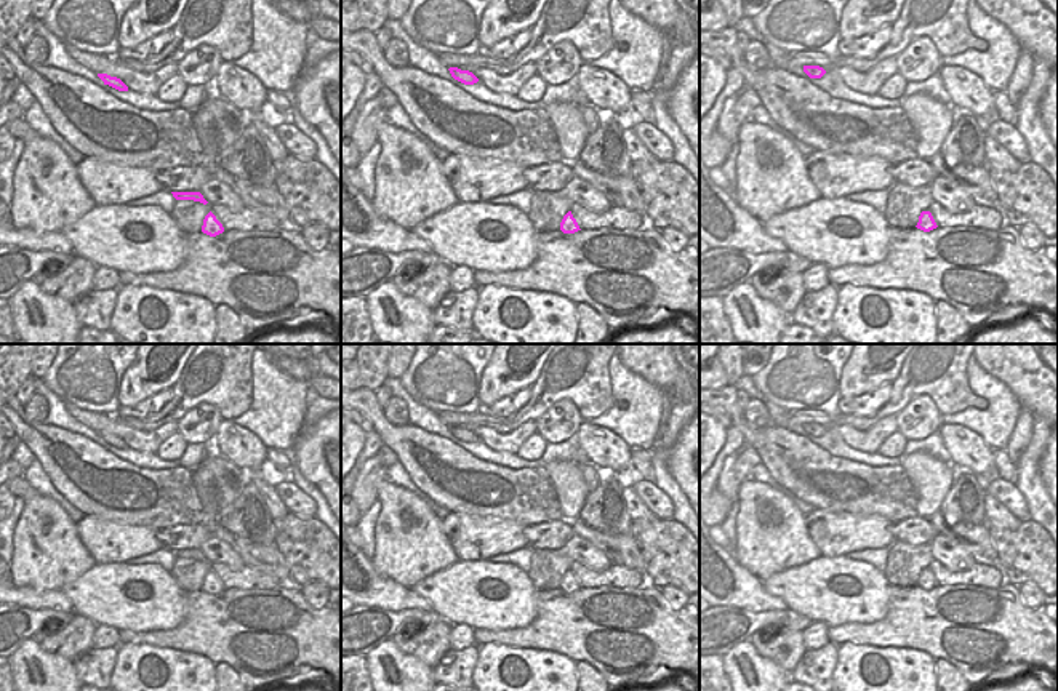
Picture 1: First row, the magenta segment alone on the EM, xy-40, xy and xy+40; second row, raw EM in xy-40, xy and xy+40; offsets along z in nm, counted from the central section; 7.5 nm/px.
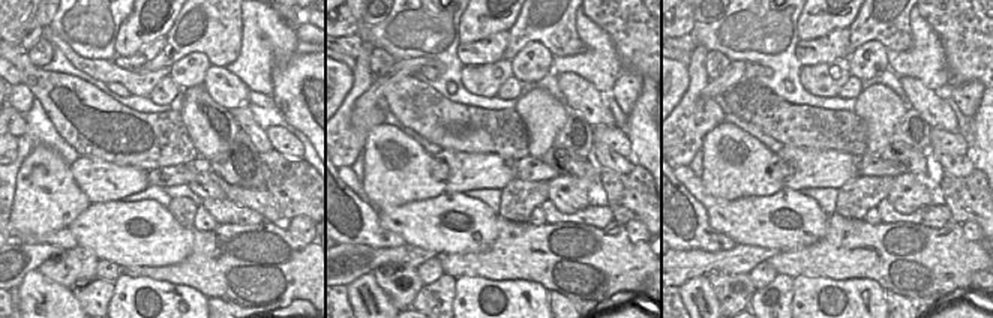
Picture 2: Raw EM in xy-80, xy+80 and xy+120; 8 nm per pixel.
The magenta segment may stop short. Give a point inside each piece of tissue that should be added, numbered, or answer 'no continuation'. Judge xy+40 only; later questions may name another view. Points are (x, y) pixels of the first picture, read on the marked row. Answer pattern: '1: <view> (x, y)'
no continuation

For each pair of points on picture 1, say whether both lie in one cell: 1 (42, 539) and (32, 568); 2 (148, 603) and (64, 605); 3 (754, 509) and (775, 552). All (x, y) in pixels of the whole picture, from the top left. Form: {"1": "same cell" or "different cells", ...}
{"1": "same cell", "2": "different cells", "3": "same cell"}

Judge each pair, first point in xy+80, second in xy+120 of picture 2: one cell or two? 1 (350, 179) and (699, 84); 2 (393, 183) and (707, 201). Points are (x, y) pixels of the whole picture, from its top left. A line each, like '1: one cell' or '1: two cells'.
1: two cells
2: two cells

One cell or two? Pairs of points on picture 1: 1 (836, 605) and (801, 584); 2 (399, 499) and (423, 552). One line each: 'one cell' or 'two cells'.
1: one cell
2: one cell

